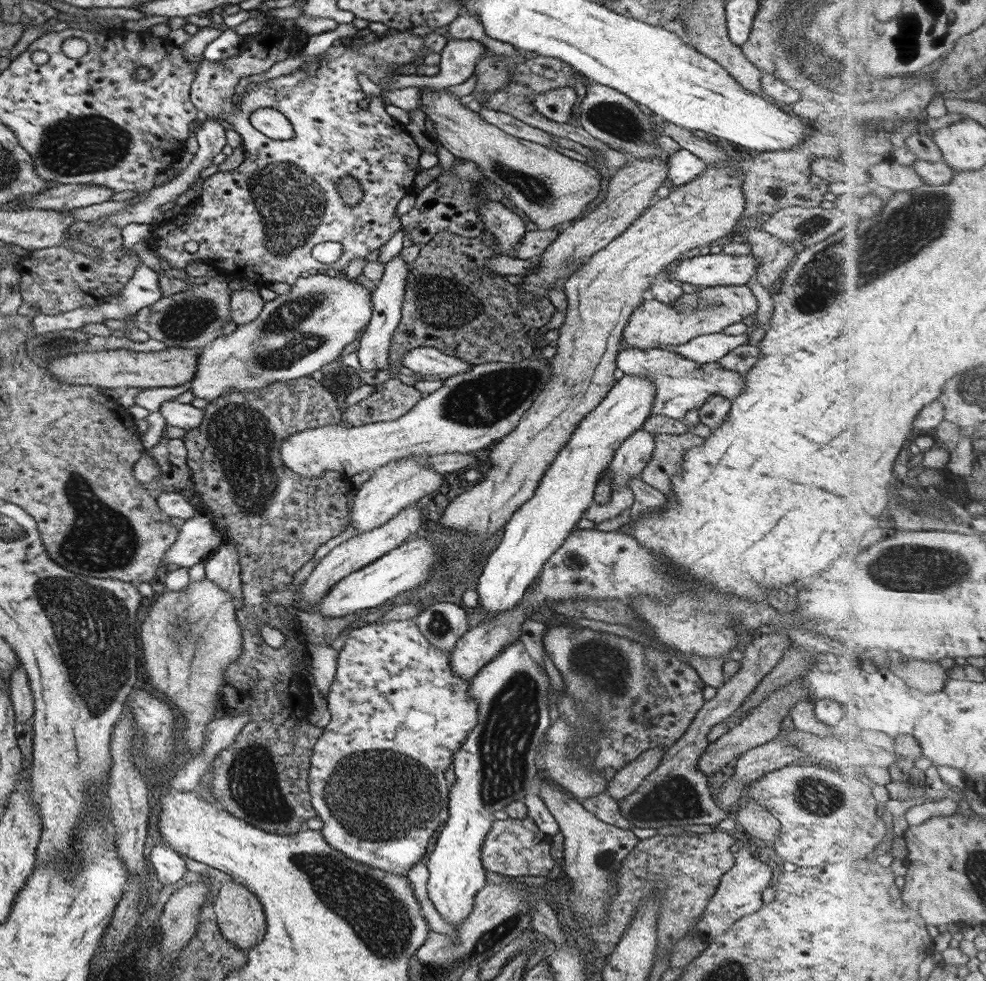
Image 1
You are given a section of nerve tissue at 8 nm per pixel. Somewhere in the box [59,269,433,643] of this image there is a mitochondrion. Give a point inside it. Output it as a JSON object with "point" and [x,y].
{"point":[240,440]}

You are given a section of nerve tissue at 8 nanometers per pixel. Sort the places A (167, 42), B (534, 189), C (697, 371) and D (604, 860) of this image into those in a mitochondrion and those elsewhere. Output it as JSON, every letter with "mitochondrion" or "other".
{"A":"other","B":"mitochondrion","C":"mitochondrion","D":"mitochondrion"}

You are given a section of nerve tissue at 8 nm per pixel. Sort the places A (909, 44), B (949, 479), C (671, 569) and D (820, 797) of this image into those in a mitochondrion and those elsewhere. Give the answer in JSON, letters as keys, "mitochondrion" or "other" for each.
{"A":"mitochondrion","B":"other","C":"other","D":"mitochondrion"}

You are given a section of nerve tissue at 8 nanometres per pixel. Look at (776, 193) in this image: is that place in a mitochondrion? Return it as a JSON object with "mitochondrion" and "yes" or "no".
{"mitochondrion":"no"}

